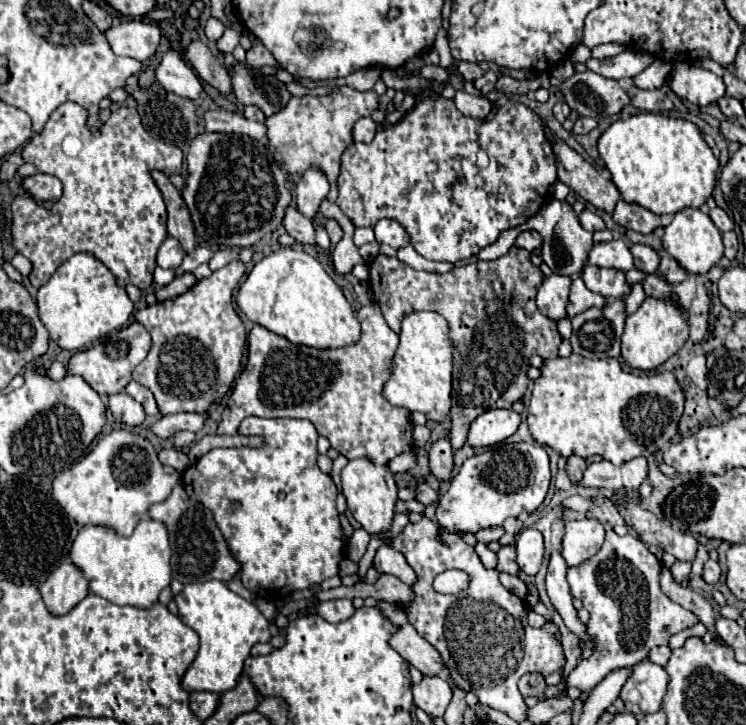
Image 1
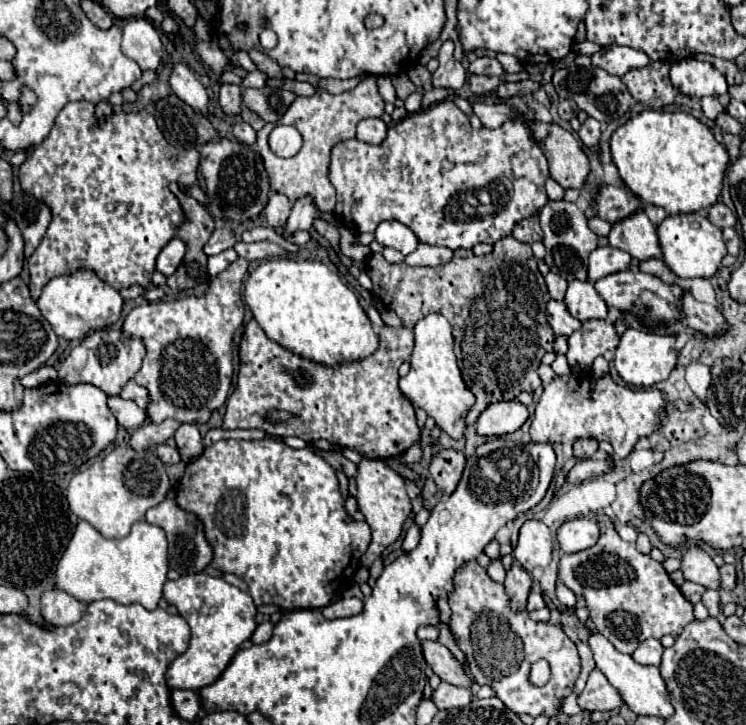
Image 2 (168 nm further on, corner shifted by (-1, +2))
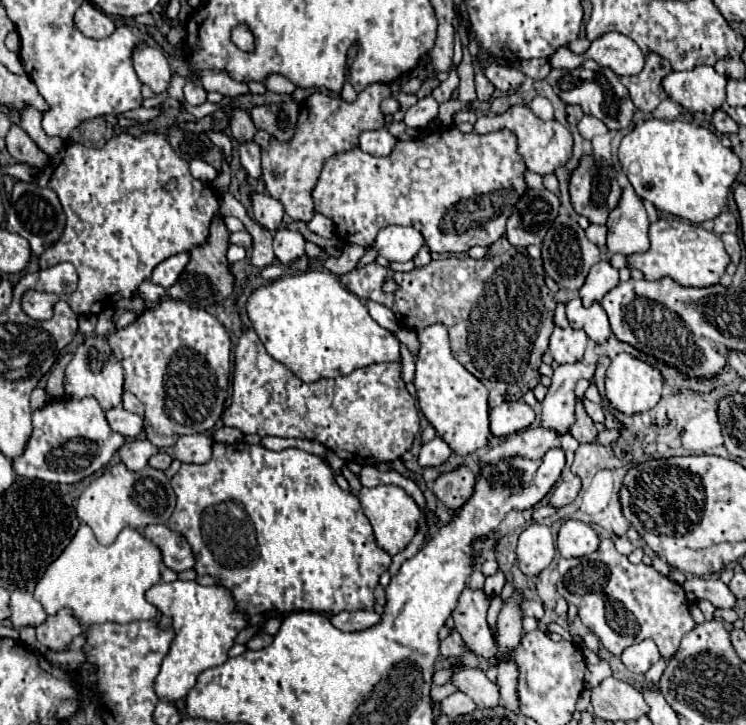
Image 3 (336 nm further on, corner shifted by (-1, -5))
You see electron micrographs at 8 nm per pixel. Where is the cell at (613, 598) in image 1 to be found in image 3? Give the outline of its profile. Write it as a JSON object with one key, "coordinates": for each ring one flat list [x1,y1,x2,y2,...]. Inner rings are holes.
{"coordinates":[[603,539,591,555,577,559,561,557,557,569,561,573,557,591,561,593,561,587,567,587,567,599,573,601,573,597,579,597,577,607,583,625,587,625,615,657,621,657,625,647,641,643,643,639,653,639,663,657,673,657,681,637,695,627,683,587,653,567,643,563,633,565,625,555,617,553,613,539]]}

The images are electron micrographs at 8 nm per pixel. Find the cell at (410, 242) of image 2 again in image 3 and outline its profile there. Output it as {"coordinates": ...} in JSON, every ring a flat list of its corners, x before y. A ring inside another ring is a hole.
{"coordinates":[[389,225,375,239,375,249,387,261,411,261,423,247,423,235,413,227]]}

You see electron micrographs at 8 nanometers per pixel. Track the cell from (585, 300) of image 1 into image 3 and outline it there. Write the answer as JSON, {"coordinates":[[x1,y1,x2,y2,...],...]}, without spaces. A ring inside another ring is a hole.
{"coordinates":[[575,297,567,303,567,319,573,329,583,329,595,343,603,343,611,335,607,315,599,303,583,307,581,299]]}

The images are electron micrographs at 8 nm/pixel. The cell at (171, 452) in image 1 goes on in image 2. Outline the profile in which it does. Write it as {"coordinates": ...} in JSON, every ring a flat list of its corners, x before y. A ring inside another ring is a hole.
{"coordinates":[[161,444,161,446,157,446,155,452,157,452,157,456,159,456,165,464,177,464,177,462,181,460,177,448,175,448,175,446,169,446,169,444]]}

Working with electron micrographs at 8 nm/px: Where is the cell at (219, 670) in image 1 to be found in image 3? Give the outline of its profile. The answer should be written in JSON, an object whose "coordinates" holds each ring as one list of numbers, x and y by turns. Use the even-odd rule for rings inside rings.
{"coordinates":[[177,579,173,583,157,583,145,597,163,615,173,617,175,639,155,677,155,693,161,701,175,703,177,699,185,699,201,671,225,663,227,651,235,645,237,633,249,625,249,617,237,607,231,591,221,585,203,587,197,581]]}

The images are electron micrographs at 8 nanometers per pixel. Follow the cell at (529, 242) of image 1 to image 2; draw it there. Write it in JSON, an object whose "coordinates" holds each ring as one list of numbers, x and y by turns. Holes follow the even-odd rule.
{"coordinates":[[533,214,533,216,517,222,511,236,515,236,517,240,521,240,525,244,533,244,537,240,543,240,543,232,541,232,541,226,539,226,539,216]]}

